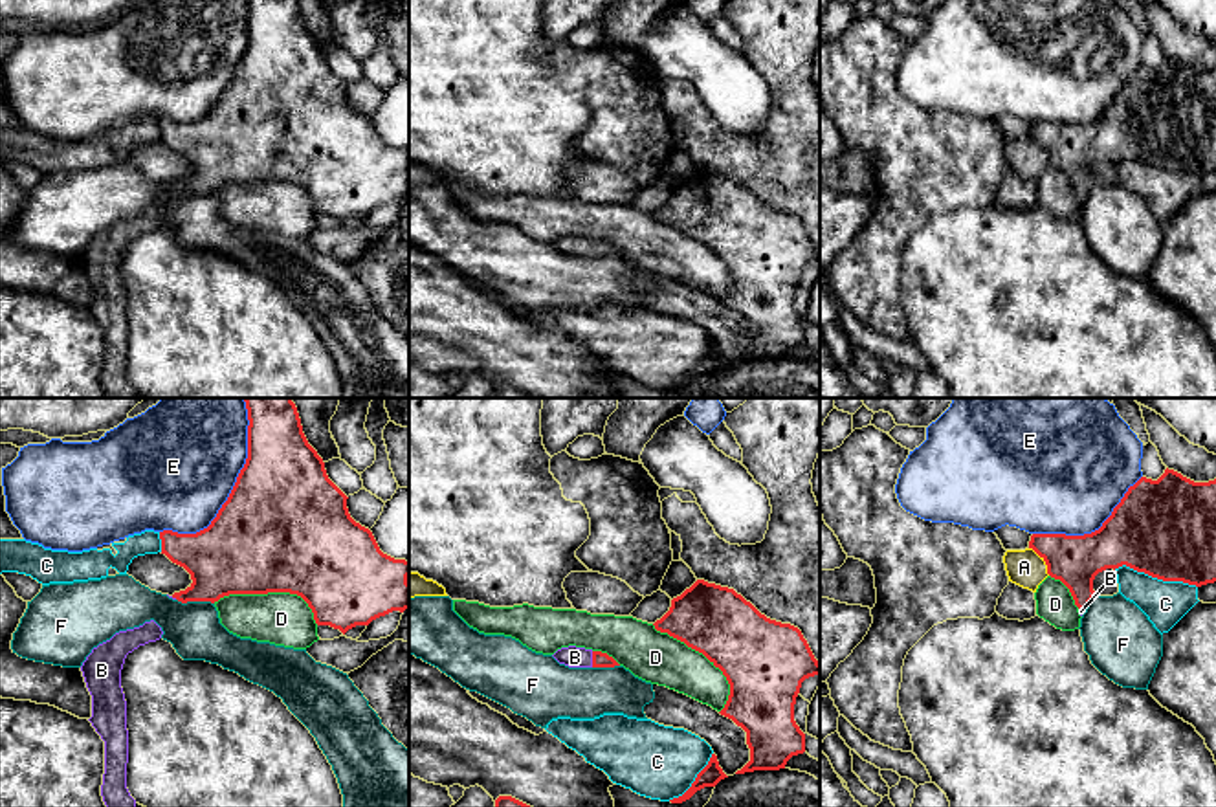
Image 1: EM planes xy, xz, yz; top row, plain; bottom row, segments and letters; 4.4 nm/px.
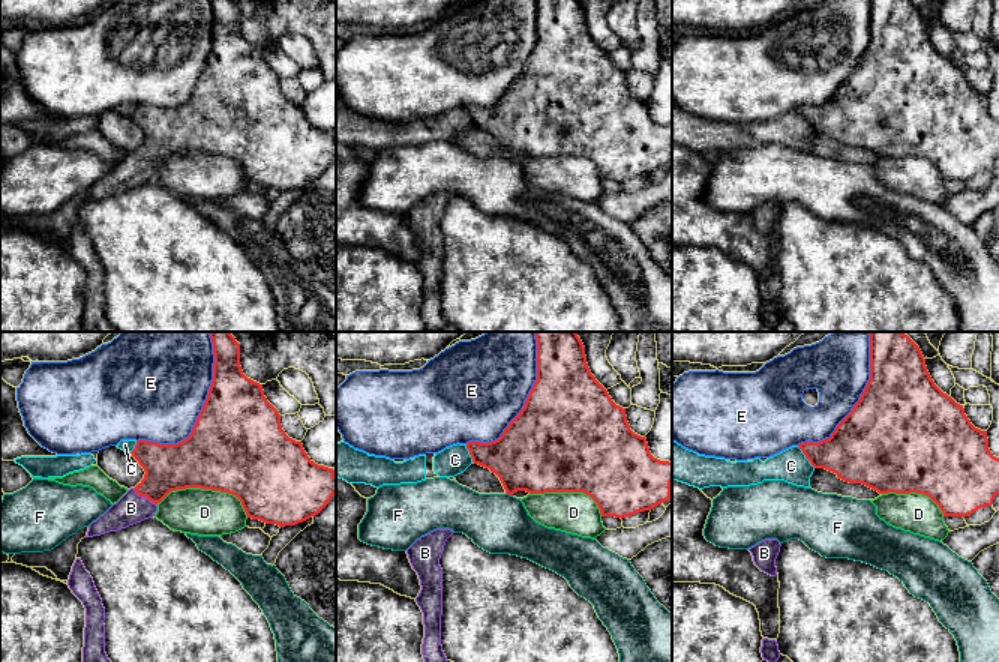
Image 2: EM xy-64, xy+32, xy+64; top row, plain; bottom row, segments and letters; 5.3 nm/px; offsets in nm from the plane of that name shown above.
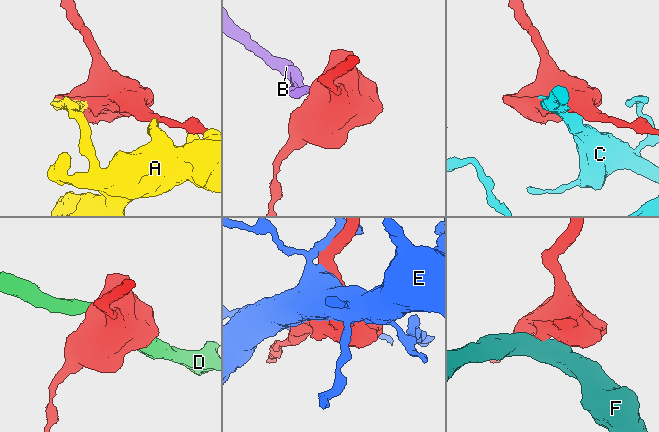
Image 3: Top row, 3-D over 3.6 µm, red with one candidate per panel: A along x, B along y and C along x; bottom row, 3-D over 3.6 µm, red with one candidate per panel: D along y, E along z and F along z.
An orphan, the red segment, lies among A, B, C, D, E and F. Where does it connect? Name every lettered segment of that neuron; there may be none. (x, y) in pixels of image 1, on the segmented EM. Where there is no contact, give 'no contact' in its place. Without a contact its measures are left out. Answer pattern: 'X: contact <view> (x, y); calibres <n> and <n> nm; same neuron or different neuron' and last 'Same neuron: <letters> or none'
A: contact yz (1044, 560); calibres 220 and 160 nm; different neuron
B: contact xz (593, 659); calibres 70 and 100 nm; same neuron
C: contact yz (1156, 576); calibres 440 and 190 nm; different neuron
D: contact xy (270, 591); calibres 500 and 240 nm; different neuron
E: contact xy (233, 486); calibres 500 and 500 nm; different neuron
F: contact xy (195, 600); calibres 340 and 240 nm; different neuron
Same neuron: B

